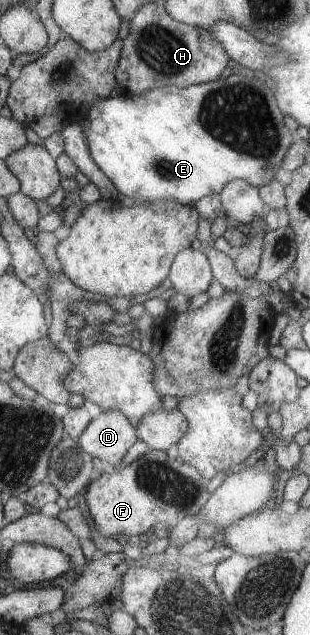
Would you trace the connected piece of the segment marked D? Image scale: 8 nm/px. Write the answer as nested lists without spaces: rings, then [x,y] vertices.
[[[102,411],[80,433],[77,443],[92,458],[96,456],[113,468],[136,442],[136,429],[118,411]]]

